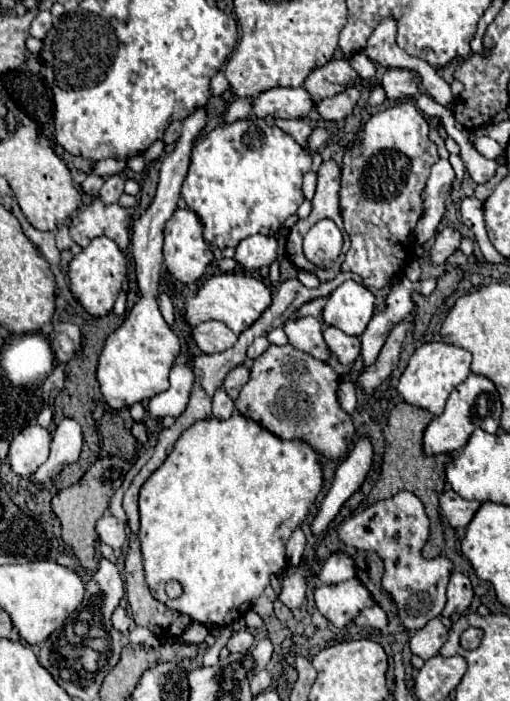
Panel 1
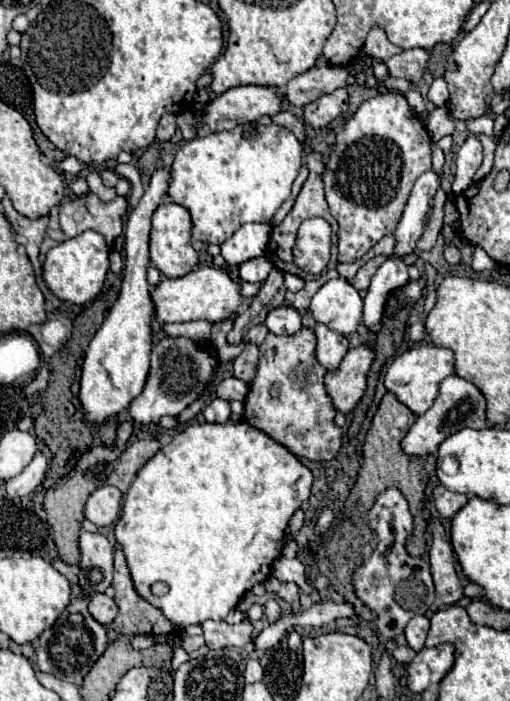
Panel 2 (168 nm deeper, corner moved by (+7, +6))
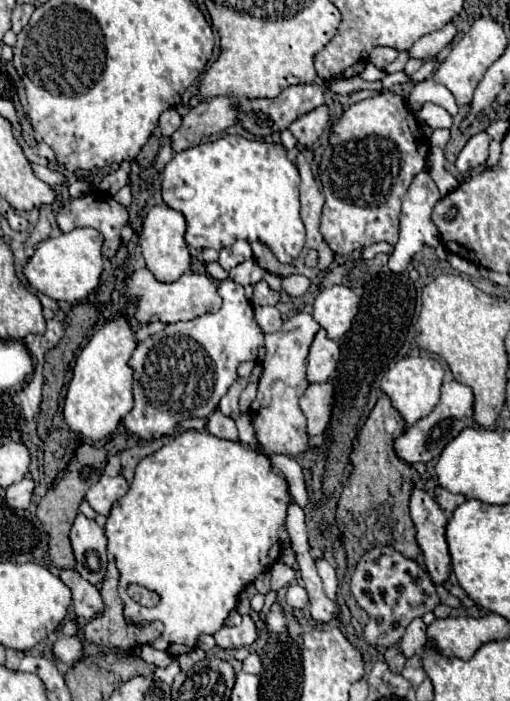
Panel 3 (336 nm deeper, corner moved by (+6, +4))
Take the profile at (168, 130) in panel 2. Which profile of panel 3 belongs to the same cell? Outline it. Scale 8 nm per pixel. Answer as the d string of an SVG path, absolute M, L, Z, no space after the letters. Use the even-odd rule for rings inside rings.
M169 109L159 117L159 129L163 137L171 137L179 129L179 125L181 125L181 115L175 109Z

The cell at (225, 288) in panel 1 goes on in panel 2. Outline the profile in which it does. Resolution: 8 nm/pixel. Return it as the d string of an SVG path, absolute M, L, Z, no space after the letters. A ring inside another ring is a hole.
M198 267L178 279L160 279L160 283L150 291L150 297L154 303L154 319L162 323L182 323L196 319L216 323L228 319L242 305L238 283L218 267Z

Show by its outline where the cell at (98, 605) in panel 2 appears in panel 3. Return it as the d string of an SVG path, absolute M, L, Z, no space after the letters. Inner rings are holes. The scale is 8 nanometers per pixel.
M75 569L59 571L59 579L73 593L73 607L77 617L81 617L83 621L91 621L103 615L103 597L95 585L87 583Z

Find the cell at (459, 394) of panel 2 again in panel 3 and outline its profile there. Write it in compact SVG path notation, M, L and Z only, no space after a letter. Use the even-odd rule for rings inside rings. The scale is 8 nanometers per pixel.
M447 381L441 387L441 401L439 405L433 409L433 413L429 413L427 417L419 419L413 427L409 427L399 439L395 439L395 453L405 461L405 463L427 463L435 457L441 455L443 447L455 439L455 435L459 435L465 427L473 427L475 419L473 419L473 389L459 383L459 381Z

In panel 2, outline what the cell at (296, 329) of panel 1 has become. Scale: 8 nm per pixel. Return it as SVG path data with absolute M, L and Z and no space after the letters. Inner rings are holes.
M282 305L282 307L276 307L268 313L264 325L274 335L290 335L290 333L296 333L302 327L302 317L292 307Z

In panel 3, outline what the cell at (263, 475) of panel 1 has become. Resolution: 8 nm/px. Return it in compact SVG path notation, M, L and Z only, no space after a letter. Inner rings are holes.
M183 431L179 433L175 439L171 439L167 445L163 445L159 451L155 451L153 455L145 457L137 469L135 469L135 479L129 487L129 491L113 505L109 517L107 517L107 525L105 525L105 535L109 539L109 553L113 553L115 561L117 561L117 567L121 571L121 579L119 579L119 595L125 603L125 617L129 617L131 621L135 623L149 623L149 621L155 621L159 619L163 625L165 625L165 631L161 633L161 637L157 641L153 641L153 647L161 649L161 651L167 651L171 655L183 655L187 651L191 651L195 645L197 645L197 639L201 633L209 633L213 635L219 627L223 627L225 619L229 617L229 611L235 609L237 605L237 595L249 585L253 583L261 573L269 571L277 559L279 559L279 553L281 553L281 547L279 547L279 529L285 525L285 517L287 517L287 509L289 509L289 501L291 501L291 495L289 495L289 481L281 475L281 473L275 473L271 469L271 459L261 451L261 447L249 447L249 445L243 445L239 441L227 441L227 439L219 439L215 435L211 435L209 431ZM131 583L139 583L151 591L157 591L161 595L161 603L153 609L149 607L141 607L139 603L135 603L129 595L127 595L127 587Z

